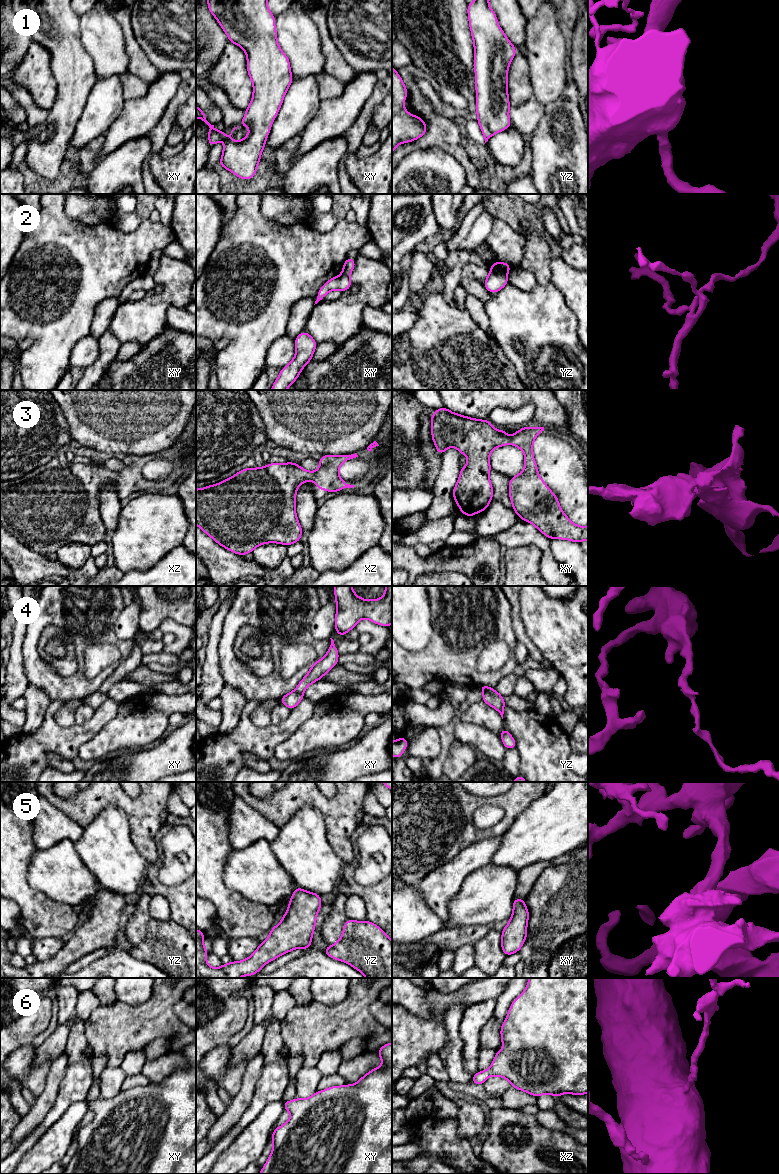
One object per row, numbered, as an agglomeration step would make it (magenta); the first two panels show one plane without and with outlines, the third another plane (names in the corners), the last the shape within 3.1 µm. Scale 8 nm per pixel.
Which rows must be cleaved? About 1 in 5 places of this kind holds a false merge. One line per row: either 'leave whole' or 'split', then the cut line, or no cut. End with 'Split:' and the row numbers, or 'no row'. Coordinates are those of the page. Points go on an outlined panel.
1: leave whole | no cut
2: split | yz (491, 271), (506, 275)
3: leave whole | no cut
4: split | yz (493, 689), (484, 692)
5: leave whole | no cut
6: leave whole | no cut
Split: 2, 4

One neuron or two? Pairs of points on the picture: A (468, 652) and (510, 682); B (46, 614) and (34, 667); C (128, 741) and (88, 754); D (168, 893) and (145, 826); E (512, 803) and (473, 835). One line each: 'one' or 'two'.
A: two
B: one
C: one
D: two
E: one

